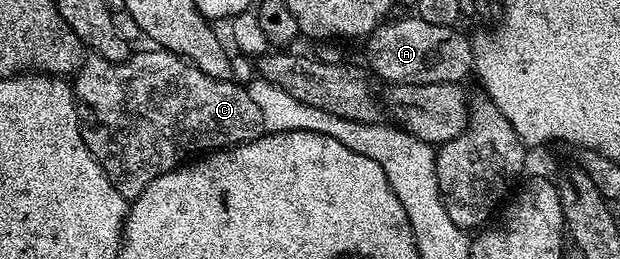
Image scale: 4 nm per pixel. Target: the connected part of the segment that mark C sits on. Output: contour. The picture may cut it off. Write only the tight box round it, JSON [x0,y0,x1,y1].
[74,51,266,199]

